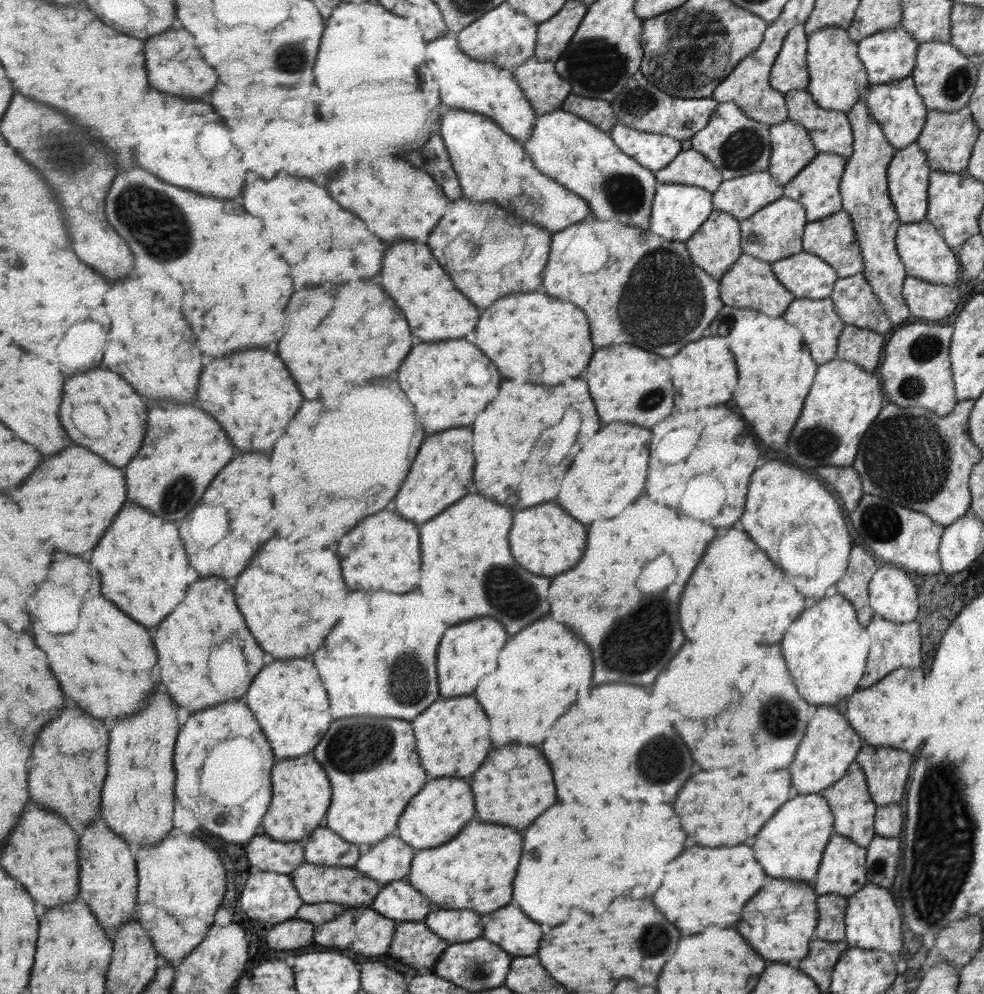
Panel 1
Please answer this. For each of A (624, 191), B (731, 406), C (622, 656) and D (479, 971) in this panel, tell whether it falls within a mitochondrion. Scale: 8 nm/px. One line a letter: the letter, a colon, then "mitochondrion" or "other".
A: mitochondrion
B: other
C: mitochondrion
D: mitochondrion

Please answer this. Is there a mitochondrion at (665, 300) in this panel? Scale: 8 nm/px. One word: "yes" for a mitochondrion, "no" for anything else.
yes

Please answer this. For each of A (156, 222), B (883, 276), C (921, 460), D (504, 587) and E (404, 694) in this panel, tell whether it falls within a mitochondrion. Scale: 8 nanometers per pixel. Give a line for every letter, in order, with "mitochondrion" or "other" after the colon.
A: mitochondrion
B: other
C: mitochondrion
D: mitochondrion
E: mitochondrion

